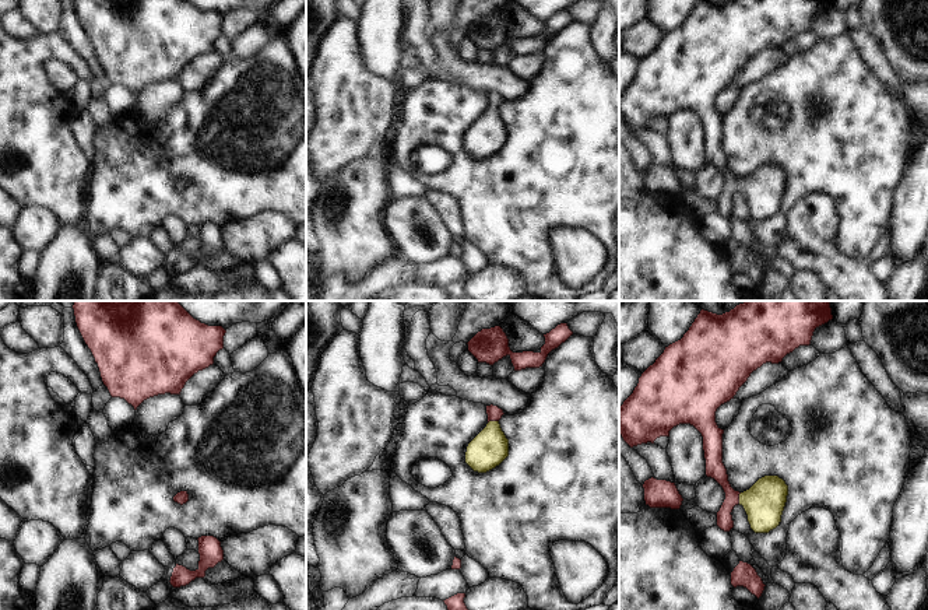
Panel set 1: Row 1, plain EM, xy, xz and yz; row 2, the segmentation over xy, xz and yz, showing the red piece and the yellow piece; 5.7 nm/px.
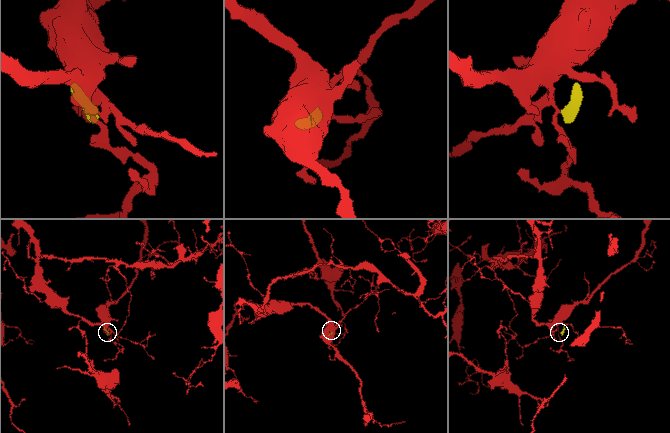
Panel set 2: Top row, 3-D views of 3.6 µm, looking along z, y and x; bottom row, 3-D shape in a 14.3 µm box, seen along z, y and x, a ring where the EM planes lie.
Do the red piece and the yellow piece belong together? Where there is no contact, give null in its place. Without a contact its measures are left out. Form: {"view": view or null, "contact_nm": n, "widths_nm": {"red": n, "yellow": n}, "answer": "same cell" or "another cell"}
{"view": "xz", "contact_nm": 70, "widths_nm": {"red": 80, "yellow": 220}, "answer": "same cell"}

